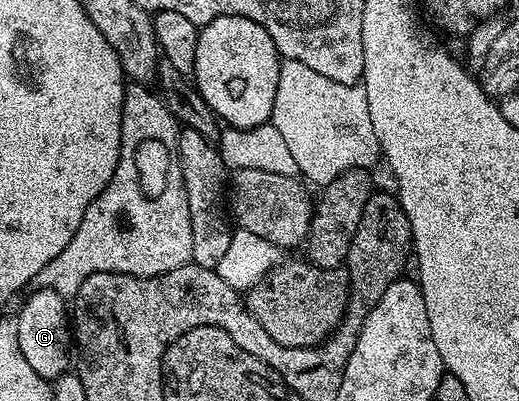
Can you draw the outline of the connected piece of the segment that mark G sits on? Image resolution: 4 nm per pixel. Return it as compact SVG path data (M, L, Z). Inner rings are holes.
M34 289L26 297L22 312L16 315L20 351L36 373L53 381L59 375L67 374L72 367L72 319L68 314L68 303L63 295L52 289Z

